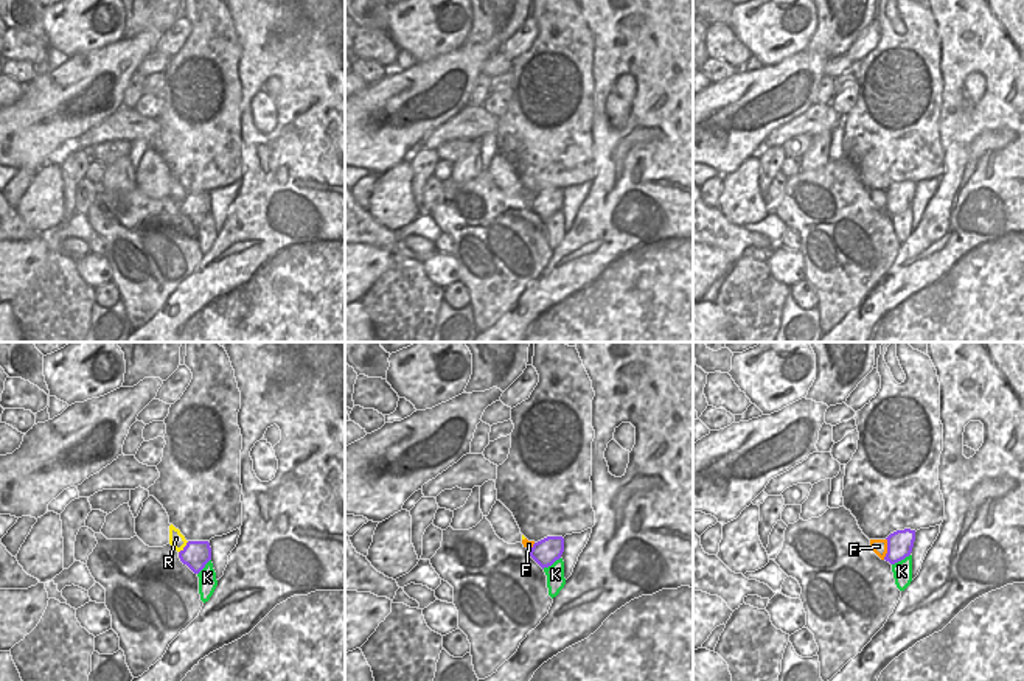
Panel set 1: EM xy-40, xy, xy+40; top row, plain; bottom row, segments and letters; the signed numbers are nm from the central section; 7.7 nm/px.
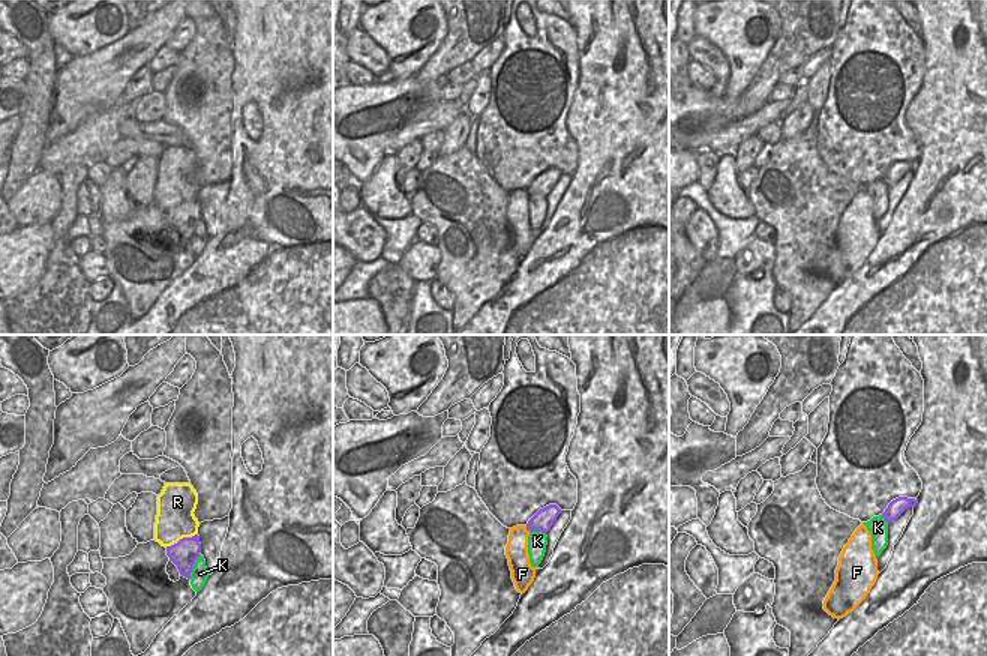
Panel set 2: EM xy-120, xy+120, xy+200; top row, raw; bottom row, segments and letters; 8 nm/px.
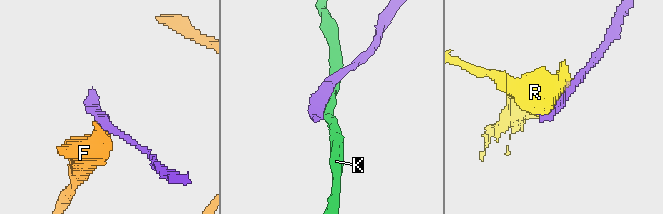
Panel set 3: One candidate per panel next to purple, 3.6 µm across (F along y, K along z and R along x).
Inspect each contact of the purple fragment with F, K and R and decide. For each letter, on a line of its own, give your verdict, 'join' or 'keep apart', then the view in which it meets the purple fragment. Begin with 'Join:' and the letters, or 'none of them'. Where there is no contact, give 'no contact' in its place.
Join: none of them
F: keep apart; meets purple in xy+40
K: keep apart; meets purple in xy+40
R: keep apart; meets purple in xy-40

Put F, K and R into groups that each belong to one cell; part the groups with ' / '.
F / K / R

